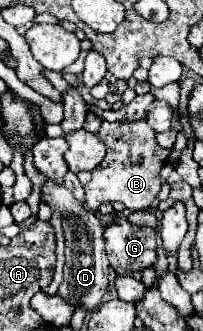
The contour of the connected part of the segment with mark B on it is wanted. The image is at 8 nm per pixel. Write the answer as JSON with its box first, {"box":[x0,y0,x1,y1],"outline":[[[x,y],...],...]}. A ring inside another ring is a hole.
{"box":[84,119,170,211],"outline":[[[140,119],[136,123],[108,123],[104,121],[98,137],[106,145],[106,157],[102,163],[92,171],[92,179],[88,185],[84,185],[86,201],[90,211],[98,211],[102,203],[124,203],[130,211],[142,211],[148,209],[150,203],[158,197],[162,189],[160,171],[166,165],[166,159],[170,155],[170,149],[164,149],[156,143],[156,133],[152,127],[148,127],[146,119]]]}

